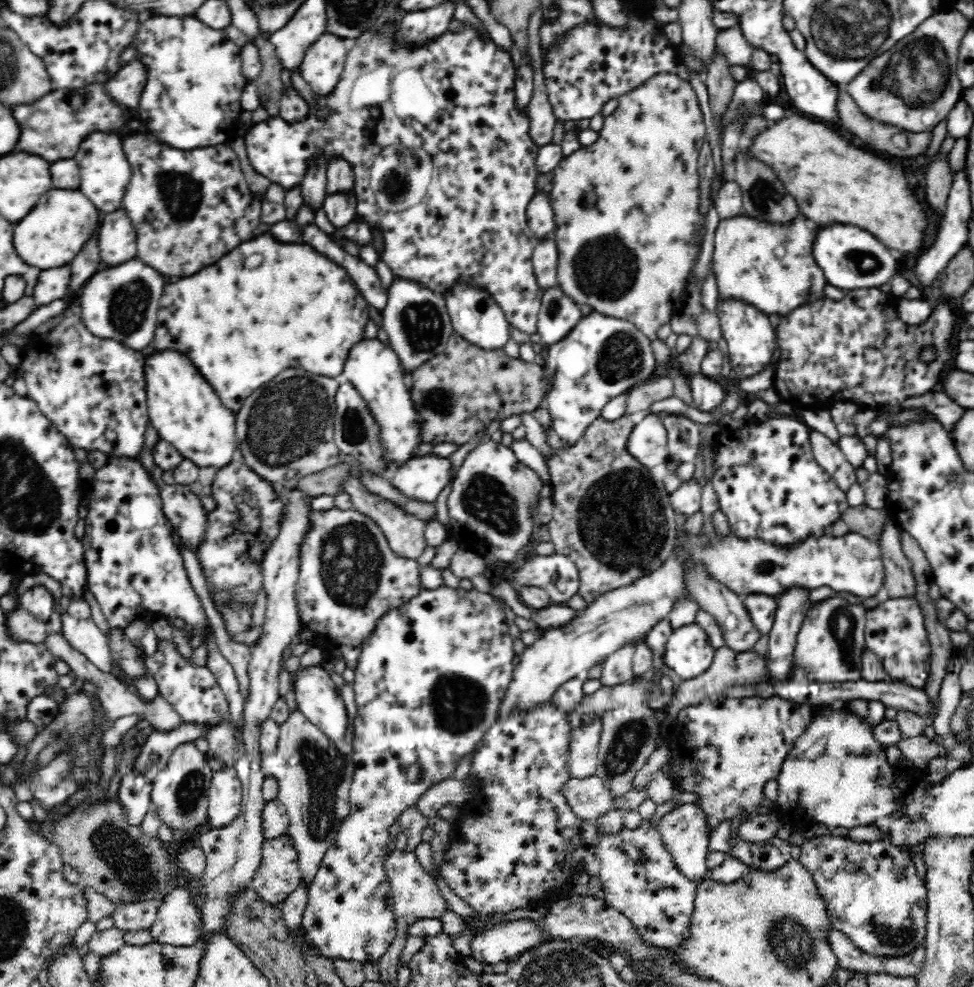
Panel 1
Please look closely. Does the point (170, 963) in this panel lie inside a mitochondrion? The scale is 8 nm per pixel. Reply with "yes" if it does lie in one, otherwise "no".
yes

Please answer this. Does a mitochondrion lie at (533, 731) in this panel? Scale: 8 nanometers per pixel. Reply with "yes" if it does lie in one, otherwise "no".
no

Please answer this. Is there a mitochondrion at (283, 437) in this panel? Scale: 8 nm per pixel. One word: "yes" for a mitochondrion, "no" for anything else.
yes

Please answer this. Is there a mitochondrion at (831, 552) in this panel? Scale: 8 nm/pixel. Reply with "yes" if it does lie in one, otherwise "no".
no

